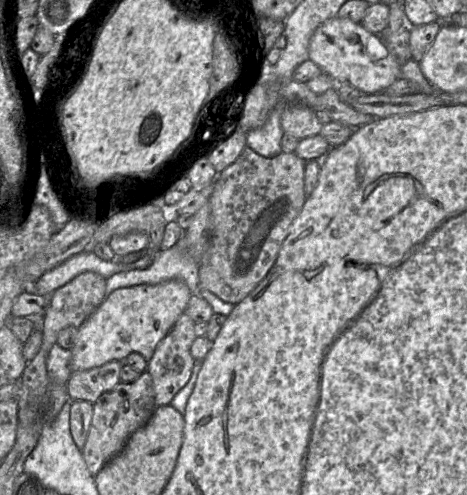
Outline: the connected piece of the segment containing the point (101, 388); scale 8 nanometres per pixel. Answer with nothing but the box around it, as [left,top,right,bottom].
[66,361,121,403]

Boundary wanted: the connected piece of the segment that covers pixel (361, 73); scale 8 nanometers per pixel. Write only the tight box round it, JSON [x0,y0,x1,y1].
[309,16,401,94]

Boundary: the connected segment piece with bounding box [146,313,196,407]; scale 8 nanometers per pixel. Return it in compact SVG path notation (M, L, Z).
M182 313L170 331L157 344L151 359L147 363L146 371L152 378L156 407L170 405L172 399L191 377L195 363L190 353L191 345L196 338L194 327L193 320L187 314Z

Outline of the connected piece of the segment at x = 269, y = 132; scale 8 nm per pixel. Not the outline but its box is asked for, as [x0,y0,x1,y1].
[246,103,284,158]

